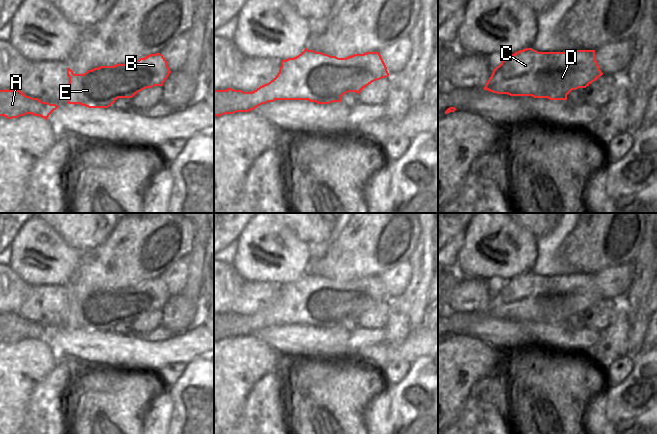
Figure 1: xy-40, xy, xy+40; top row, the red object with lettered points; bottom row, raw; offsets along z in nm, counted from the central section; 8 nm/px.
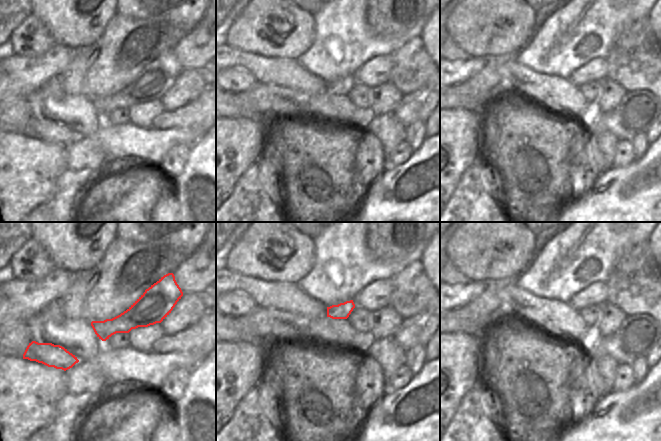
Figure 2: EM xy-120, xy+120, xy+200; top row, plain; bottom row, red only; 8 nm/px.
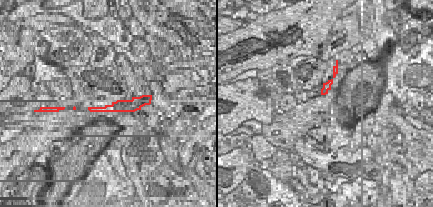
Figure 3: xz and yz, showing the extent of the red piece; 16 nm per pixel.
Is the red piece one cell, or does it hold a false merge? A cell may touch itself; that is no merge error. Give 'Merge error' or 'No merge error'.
Merge error.

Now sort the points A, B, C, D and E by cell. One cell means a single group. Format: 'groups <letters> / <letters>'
groups A / B C D E

